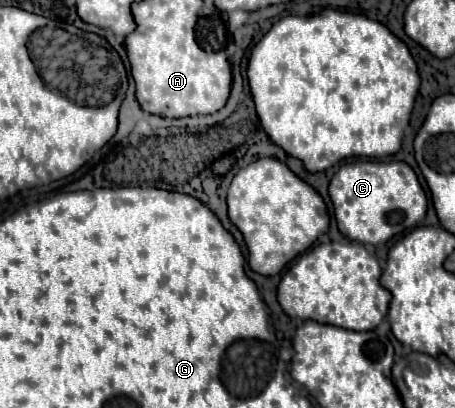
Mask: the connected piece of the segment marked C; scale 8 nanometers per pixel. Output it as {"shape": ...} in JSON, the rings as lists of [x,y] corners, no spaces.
{"shape":[[[363,161],[341,165],[329,183],[329,199],[339,231],[363,245],[385,245],[393,235],[415,227],[427,213],[427,197],[415,171],[403,161]]]}

